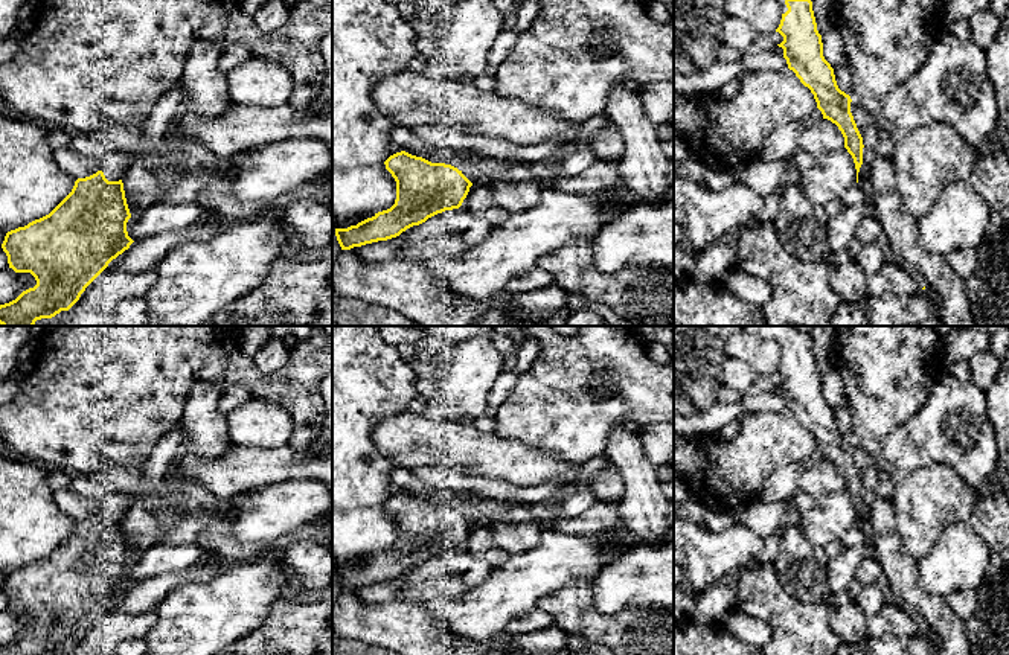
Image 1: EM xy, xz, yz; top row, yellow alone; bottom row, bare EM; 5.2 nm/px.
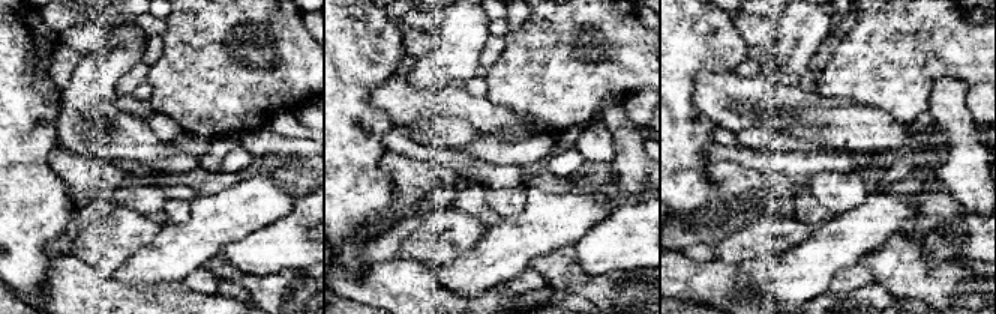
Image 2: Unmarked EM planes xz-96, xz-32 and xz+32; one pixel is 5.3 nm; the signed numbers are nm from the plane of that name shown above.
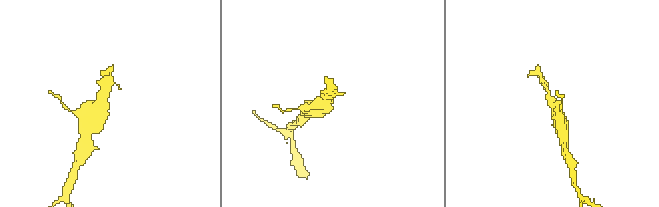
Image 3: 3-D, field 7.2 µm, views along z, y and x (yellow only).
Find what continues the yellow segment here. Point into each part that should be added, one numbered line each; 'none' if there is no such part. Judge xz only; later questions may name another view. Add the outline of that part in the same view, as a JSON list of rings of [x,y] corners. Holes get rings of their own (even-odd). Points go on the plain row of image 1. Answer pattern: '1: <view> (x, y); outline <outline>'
none

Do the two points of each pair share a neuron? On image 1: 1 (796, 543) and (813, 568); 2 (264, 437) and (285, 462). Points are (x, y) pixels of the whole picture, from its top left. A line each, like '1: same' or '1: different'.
1: same
2: different

